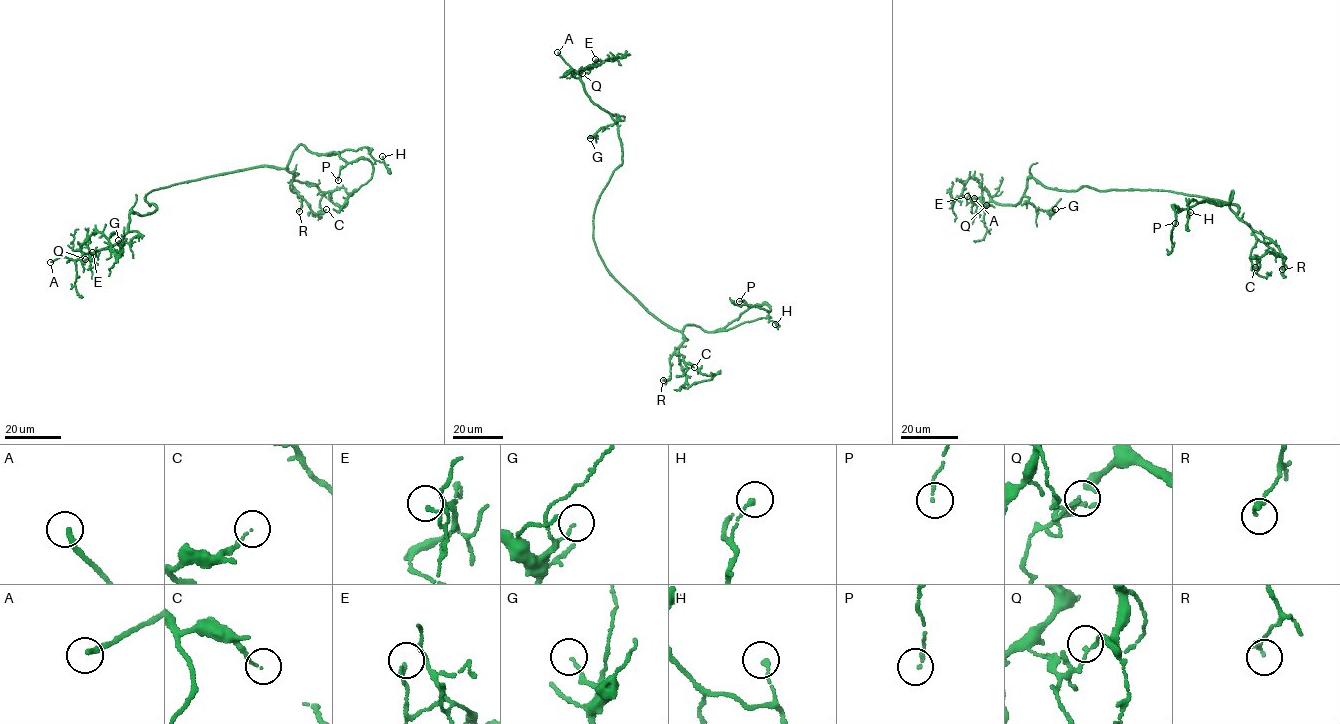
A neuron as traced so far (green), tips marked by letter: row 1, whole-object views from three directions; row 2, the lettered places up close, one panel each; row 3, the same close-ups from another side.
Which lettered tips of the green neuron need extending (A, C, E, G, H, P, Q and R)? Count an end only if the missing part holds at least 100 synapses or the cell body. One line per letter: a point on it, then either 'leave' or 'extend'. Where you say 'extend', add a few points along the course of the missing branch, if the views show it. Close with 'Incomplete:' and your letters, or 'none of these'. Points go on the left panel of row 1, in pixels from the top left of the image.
A: (50, 262) | extend | (50, 262), (37, 266), (75, 261), (78, 252)
C: (326, 209) | leave
E: (92, 252) | leave
G: (118, 240) | leave
H: (382, 156) | leave
P: (338, 180) | leave
Q: (85, 259) | leave
R: (299, 211) | leave
Incomplete: A

